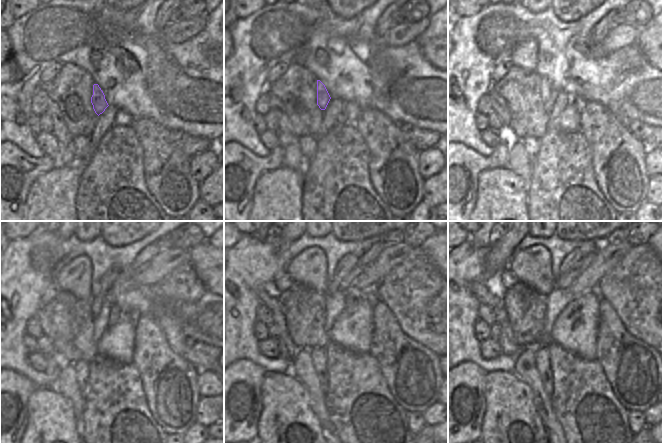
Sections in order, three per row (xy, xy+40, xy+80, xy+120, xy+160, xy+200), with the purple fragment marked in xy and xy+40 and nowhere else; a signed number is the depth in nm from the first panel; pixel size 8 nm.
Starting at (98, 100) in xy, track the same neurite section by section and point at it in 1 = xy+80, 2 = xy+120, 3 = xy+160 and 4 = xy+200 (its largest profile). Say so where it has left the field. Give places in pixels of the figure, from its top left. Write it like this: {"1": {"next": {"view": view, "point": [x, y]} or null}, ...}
{"1": {"next": {"view": "xy+80", "point": [545, 84]}}, "2": {"next": {"view": "xy+120", "point": [107, 281]}}, "3": {"next": {"view": "xy+160", "point": [348, 261]}}, "4": {"next": {"view": "xy+200", "point": [584, 248]}}}

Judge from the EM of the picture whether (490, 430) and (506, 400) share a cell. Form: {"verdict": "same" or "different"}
{"verdict": "same"}

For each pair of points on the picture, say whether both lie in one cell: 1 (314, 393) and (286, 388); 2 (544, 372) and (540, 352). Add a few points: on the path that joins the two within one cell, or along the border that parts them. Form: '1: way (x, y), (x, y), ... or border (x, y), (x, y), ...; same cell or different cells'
1: border (294, 376), (306, 389), (308, 404), (315, 414); different cells
2: way (544, 367), (541, 357); same cell

